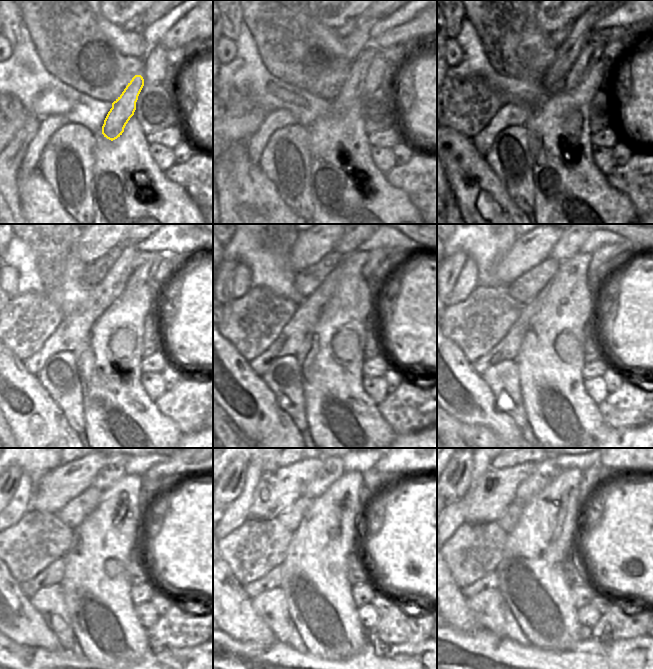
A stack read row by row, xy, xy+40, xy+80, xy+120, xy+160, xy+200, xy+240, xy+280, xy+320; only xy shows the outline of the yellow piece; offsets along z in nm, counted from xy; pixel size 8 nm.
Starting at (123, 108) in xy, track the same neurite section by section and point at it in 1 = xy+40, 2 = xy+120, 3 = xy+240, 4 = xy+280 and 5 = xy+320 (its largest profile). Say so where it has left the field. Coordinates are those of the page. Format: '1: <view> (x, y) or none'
1: xy+40 (352, 90)
2: xy+120 (141, 275)
3: xy+240 (178, 468)
4: xy+280 (396, 468)
5: xy+320 (615, 468)

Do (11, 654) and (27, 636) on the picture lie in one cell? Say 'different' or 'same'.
different

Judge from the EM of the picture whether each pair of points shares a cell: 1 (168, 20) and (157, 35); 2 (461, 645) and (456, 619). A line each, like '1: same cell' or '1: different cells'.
1: same cell
2: different cells

